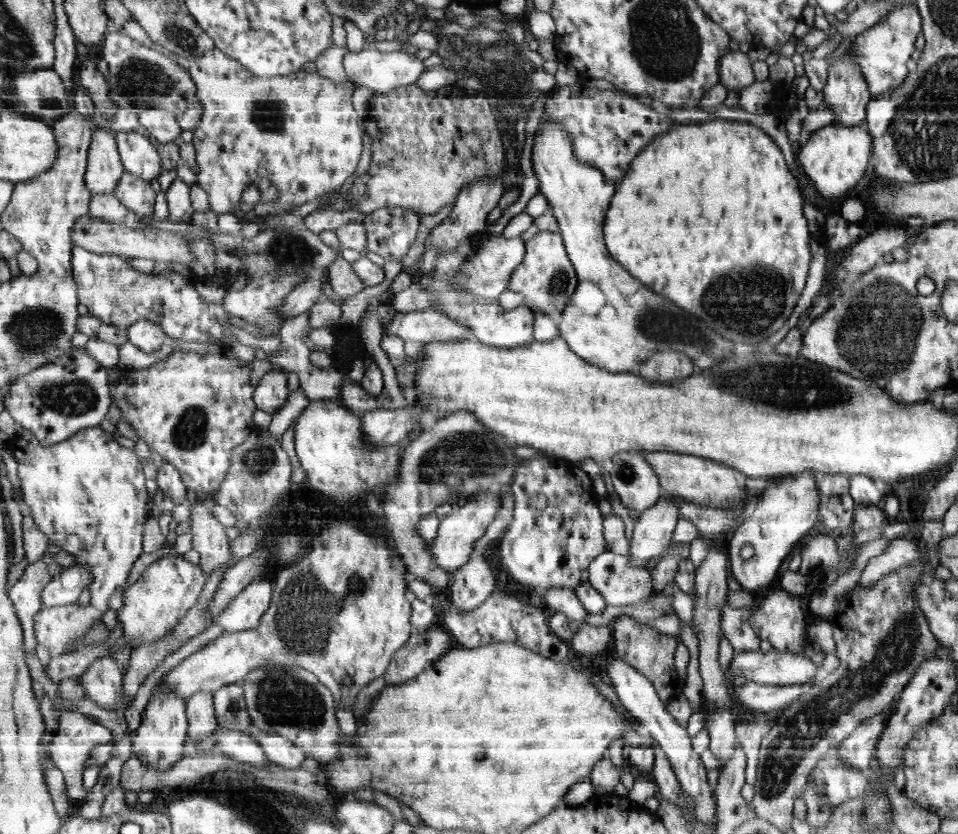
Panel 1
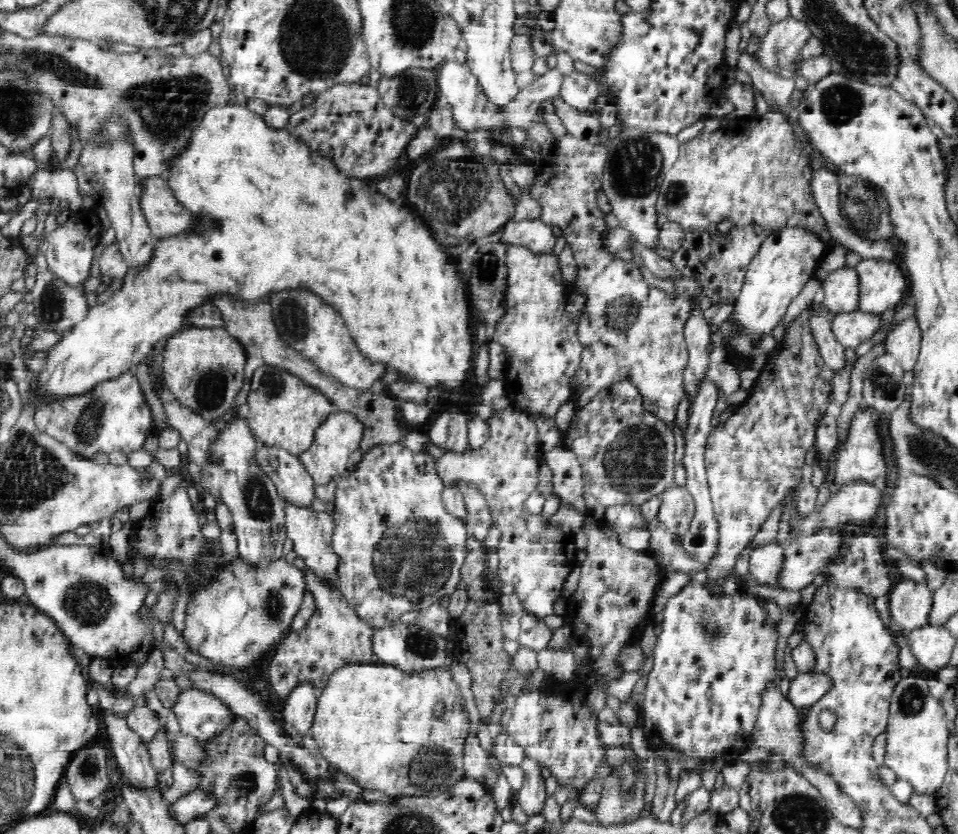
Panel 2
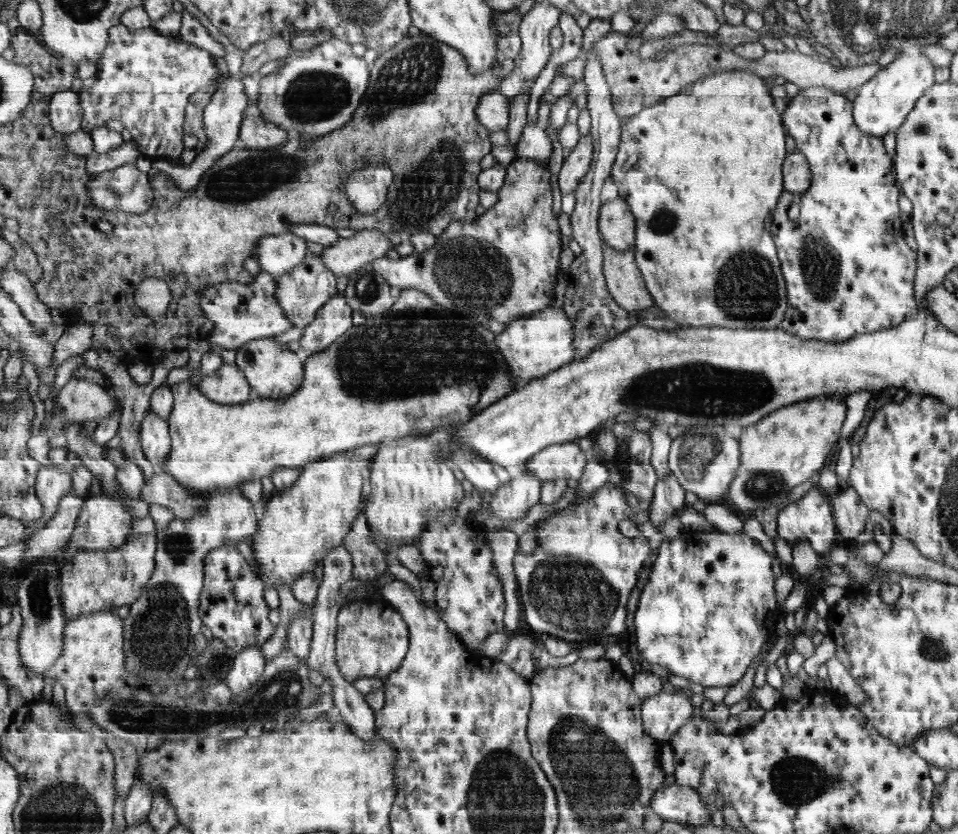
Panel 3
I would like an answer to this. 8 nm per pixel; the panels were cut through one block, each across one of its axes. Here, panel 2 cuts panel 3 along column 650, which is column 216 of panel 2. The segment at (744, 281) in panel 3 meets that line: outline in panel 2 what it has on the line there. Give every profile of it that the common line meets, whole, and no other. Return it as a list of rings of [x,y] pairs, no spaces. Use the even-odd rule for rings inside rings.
[[[226,104],[222,108],[212,108],[210,112],[206,112],[202,124],[198,126],[198,130],[192,134],[190,144],[186,146],[186,150],[172,162],[172,168],[166,176],[170,188],[174,190],[174,196],[178,198],[178,202],[182,202],[190,212],[198,214],[198,232],[190,234],[190,236],[168,236],[166,240],[160,240],[154,246],[154,256],[150,258],[150,262],[146,266],[142,266],[140,270],[130,270],[126,274],[126,280],[122,284],[122,288],[118,292],[114,292],[104,304],[96,306],[92,302],[92,308],[86,316],[86,320],[82,320],[82,324],[76,324],[68,334],[64,334],[64,340],[54,344],[48,352],[46,352],[46,360],[42,362],[42,368],[38,370],[40,380],[36,384],[32,384],[30,392],[42,394],[42,396],[50,396],[50,398],[58,398],[58,400],[70,400],[70,396],[88,396],[88,392],[94,392],[94,388],[98,384],[104,384],[106,380],[116,380],[118,376],[126,374],[126,372],[134,372],[134,368],[138,364],[142,364],[146,360],[146,356],[154,350],[154,344],[160,342],[162,338],[172,338],[176,334],[180,334],[184,322],[186,322],[186,314],[192,308],[200,308],[206,302],[212,302],[212,298],[216,298],[218,294],[230,294],[234,298],[238,298],[240,302],[248,302],[250,306],[254,306],[256,302],[268,302],[270,296],[286,292],[286,290],[312,290],[314,294],[318,294],[318,298],[322,302],[326,302],[328,306],[336,308],[342,314],[342,320],[346,322],[346,328],[350,332],[350,336],[354,338],[358,350],[372,362],[380,362],[380,364],[390,364],[394,366],[400,374],[408,374],[410,378],[414,378],[414,382],[420,384],[428,384],[428,386],[444,386],[448,390],[456,390],[466,378],[468,374],[472,374],[472,306],[468,306],[468,288],[464,284],[460,284],[460,268],[456,266],[454,258],[450,260],[450,256],[444,252],[444,248],[432,238],[430,230],[418,222],[418,218],[408,210],[408,208],[400,208],[394,206],[394,202],[390,198],[384,198],[376,188],[370,188],[364,180],[358,178],[348,178],[342,172],[338,172],[338,168],[326,158],[320,156],[316,152],[312,152],[304,142],[300,142],[298,138],[294,138],[286,128],[282,130],[272,130],[270,126],[266,126],[264,118],[256,112],[250,112],[246,106],[232,106]]]

